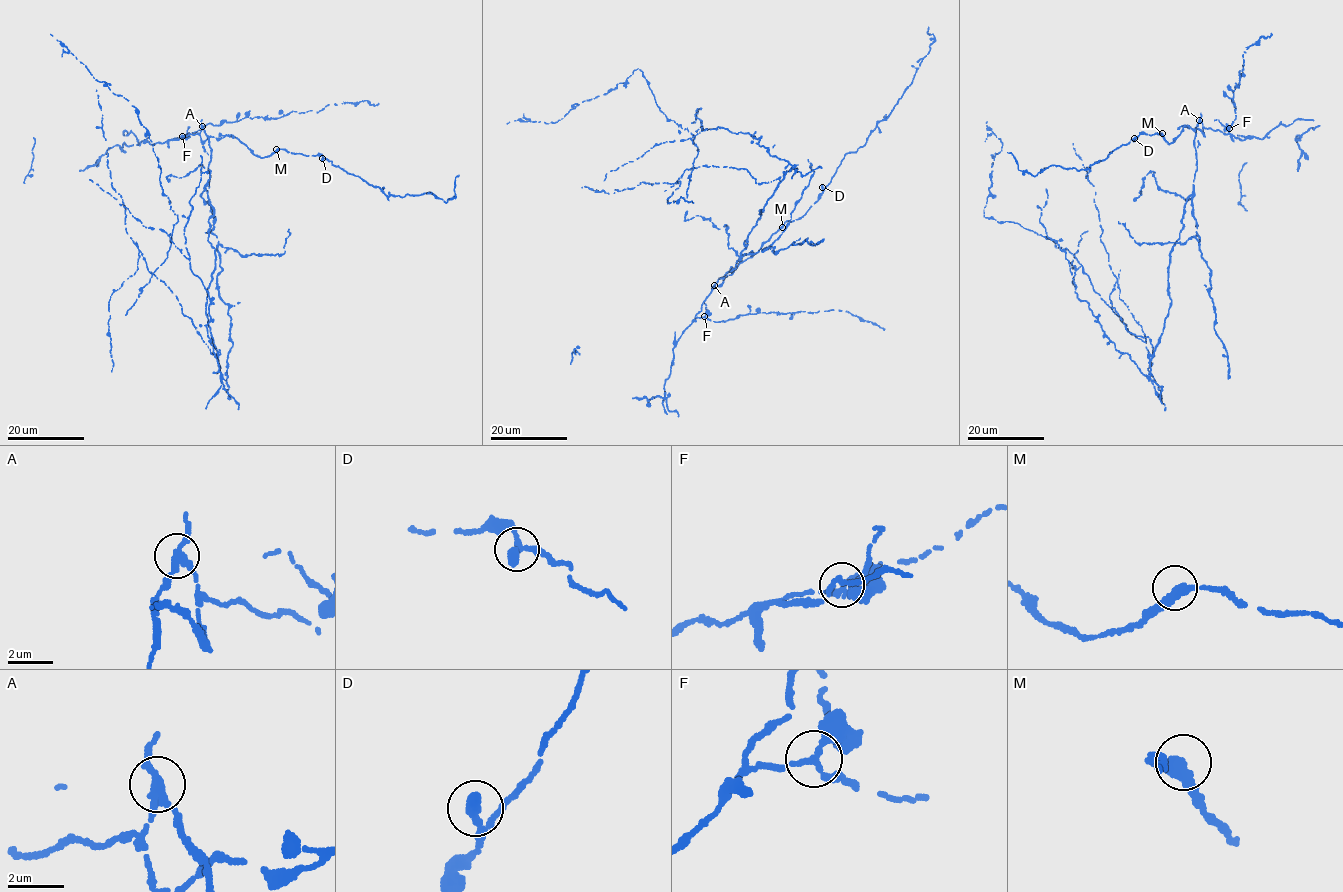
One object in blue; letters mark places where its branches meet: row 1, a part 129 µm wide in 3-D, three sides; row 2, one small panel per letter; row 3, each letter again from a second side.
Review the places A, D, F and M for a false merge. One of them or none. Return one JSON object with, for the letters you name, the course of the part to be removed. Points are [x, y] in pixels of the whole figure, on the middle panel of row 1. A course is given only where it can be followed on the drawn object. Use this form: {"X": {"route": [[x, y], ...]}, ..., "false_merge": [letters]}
{"A": {"route": [[714, 285], [792, 166], [758, 139], [717, 127], [694, 144], [637, 69], [554, 123], [507, 123]]}, "false_merge": ["A"]}

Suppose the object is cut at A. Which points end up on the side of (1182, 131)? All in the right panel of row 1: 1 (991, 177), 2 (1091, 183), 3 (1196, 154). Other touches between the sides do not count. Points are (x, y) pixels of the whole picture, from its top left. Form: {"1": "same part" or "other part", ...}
{"1": "other part", "2": "other part", "3": "other part"}

